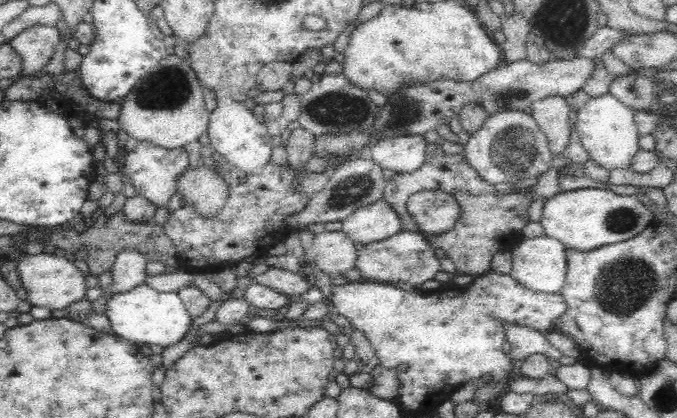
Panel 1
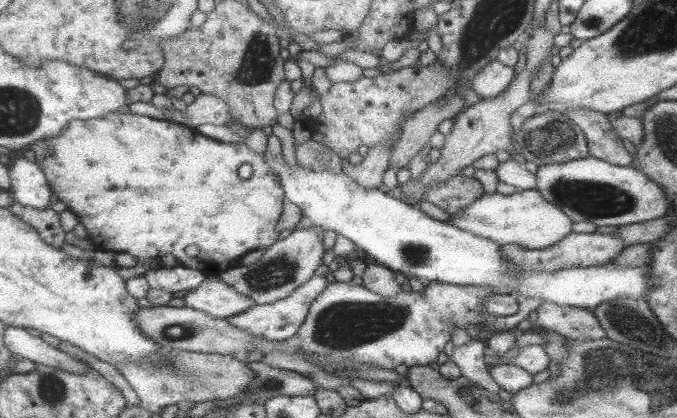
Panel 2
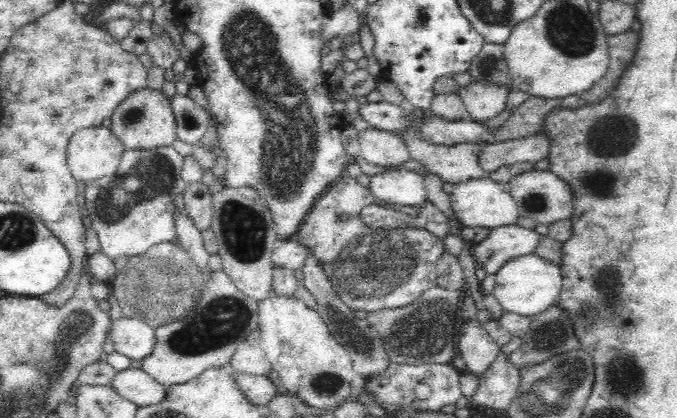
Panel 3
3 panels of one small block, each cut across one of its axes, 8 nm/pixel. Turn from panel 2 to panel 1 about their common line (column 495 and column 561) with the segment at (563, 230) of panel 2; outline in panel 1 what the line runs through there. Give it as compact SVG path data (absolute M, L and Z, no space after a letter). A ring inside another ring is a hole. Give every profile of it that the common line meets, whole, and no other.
M590 187L562 191L546 199L539 220L544 235L559 240L566 249L580 252L630 240L655 221L655 214L640 202L636 195L618 195L607 189Z

